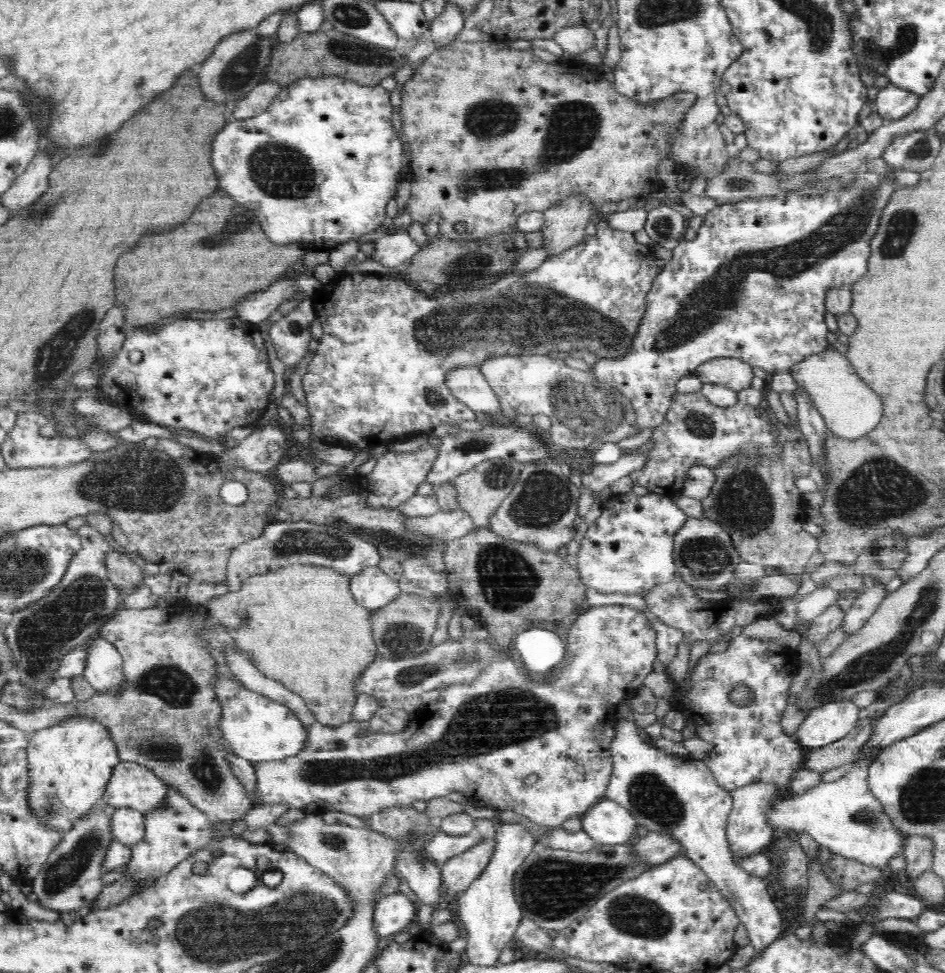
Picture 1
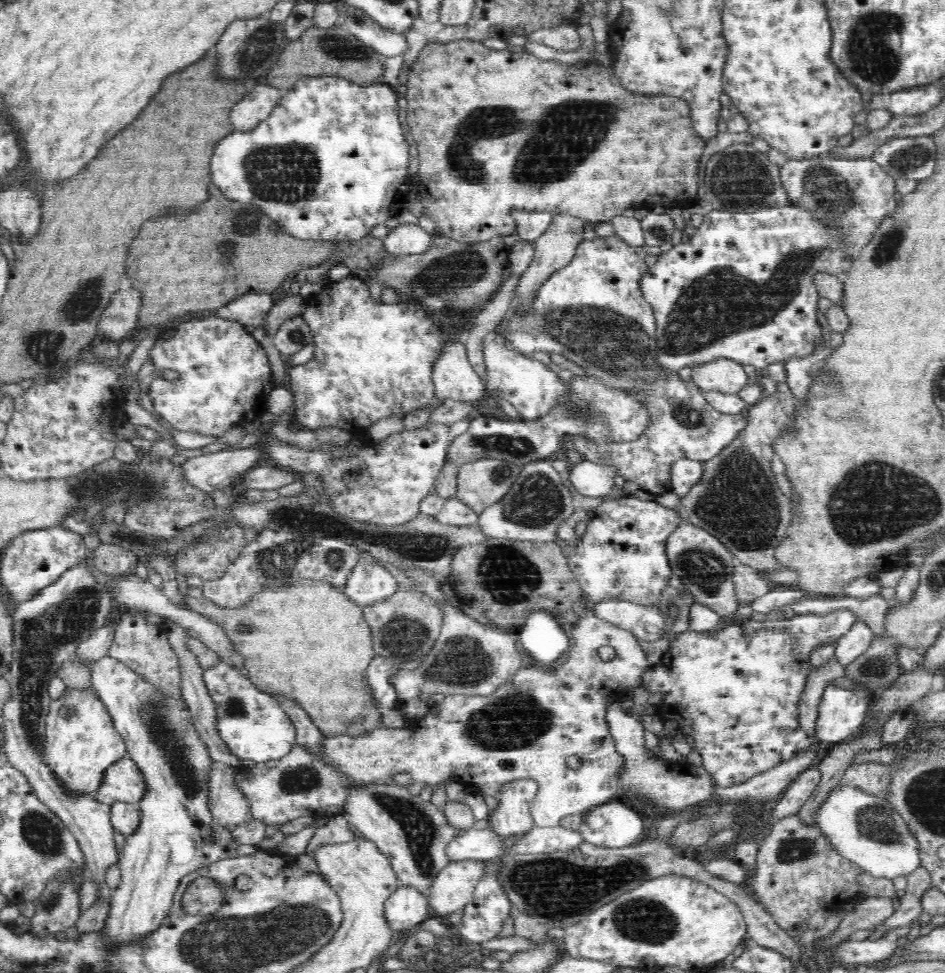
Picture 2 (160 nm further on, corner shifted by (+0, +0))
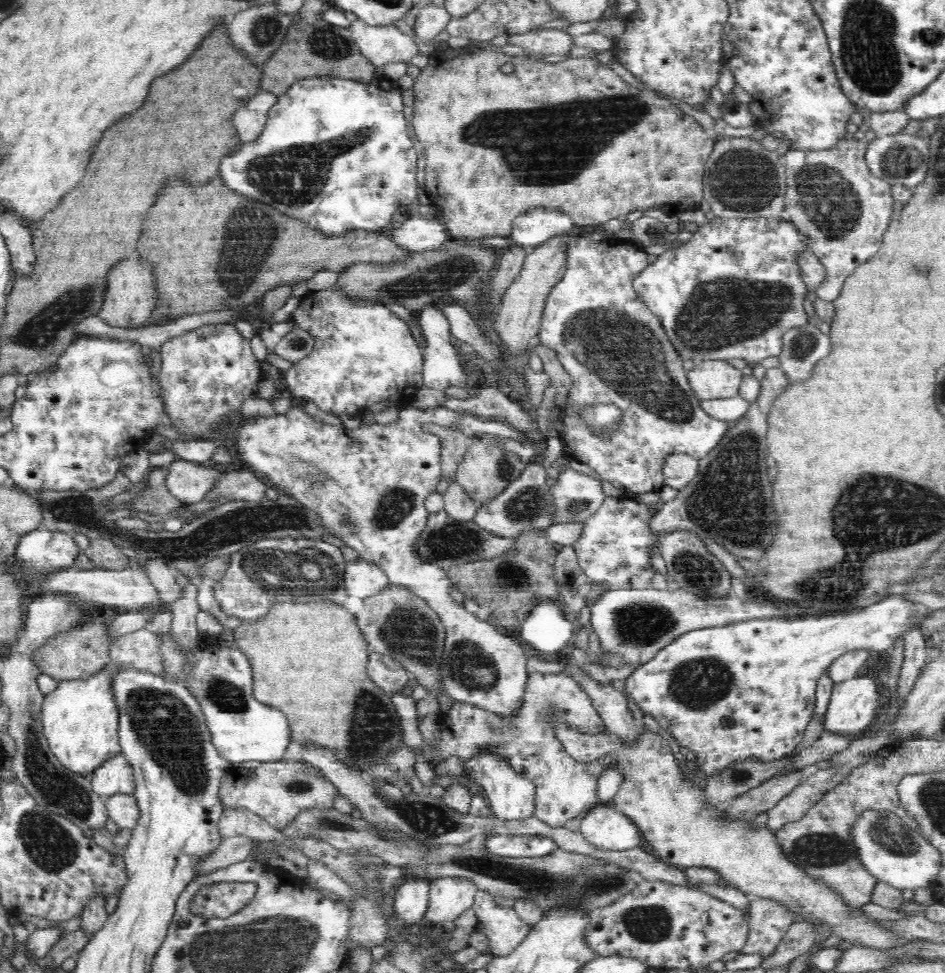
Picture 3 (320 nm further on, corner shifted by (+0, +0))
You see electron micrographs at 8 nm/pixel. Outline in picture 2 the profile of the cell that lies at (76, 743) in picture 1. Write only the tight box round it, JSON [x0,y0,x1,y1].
[44,687,127,794]

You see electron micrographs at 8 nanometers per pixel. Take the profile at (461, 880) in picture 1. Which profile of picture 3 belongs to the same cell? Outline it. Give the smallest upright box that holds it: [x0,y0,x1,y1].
[425,875,478,927]

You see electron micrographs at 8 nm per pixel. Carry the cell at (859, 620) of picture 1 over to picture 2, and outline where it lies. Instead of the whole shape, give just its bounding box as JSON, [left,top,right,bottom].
[835,618,873,668]

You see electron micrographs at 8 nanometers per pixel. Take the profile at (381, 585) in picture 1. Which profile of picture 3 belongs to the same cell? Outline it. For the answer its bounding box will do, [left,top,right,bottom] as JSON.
[344,558,390,598]

